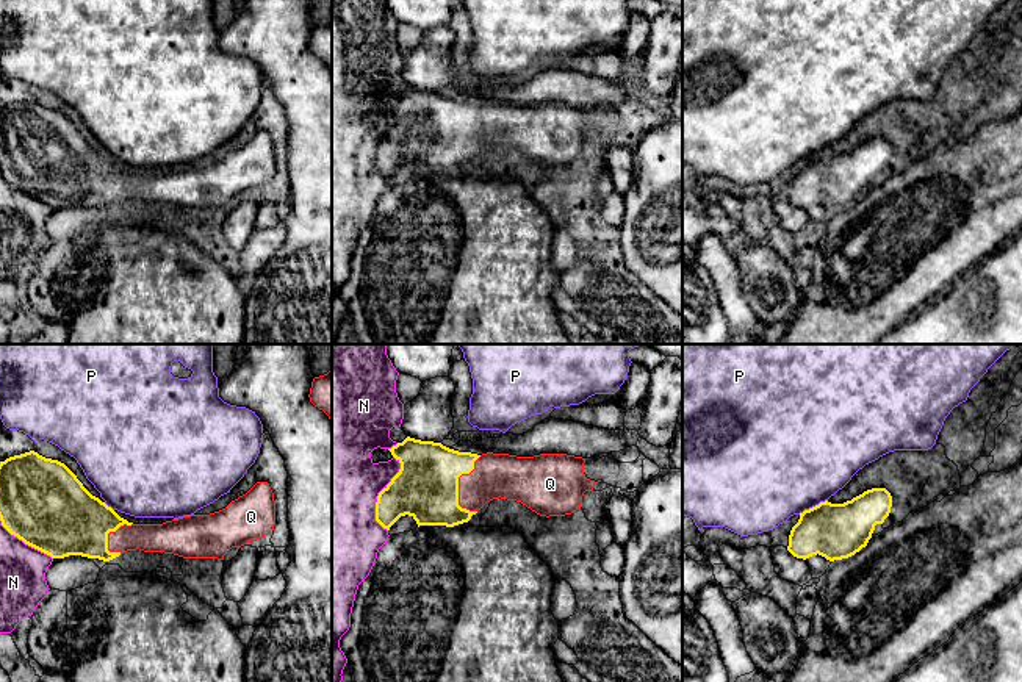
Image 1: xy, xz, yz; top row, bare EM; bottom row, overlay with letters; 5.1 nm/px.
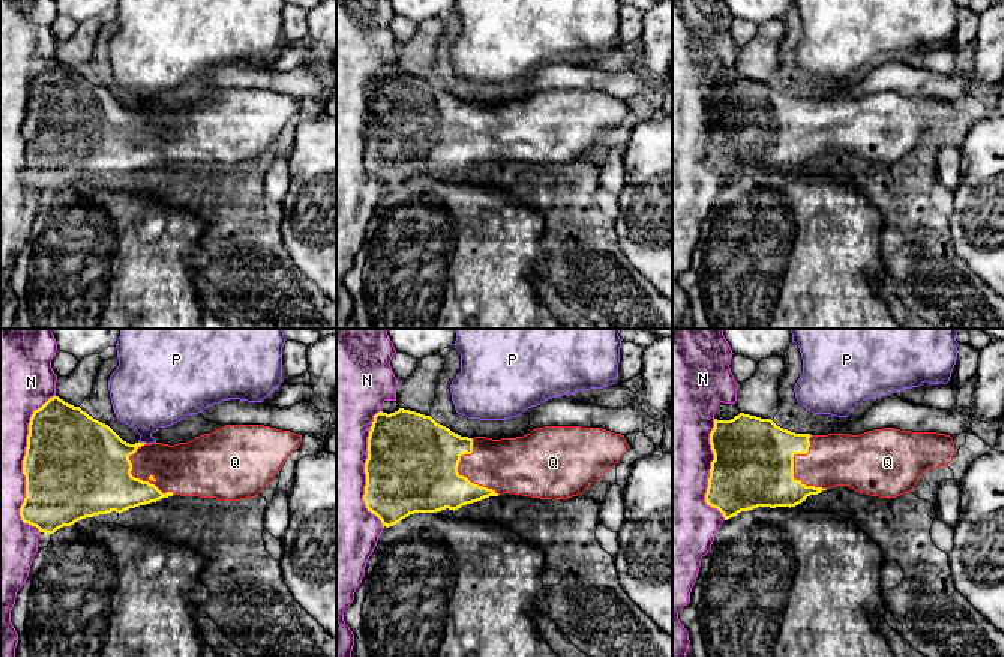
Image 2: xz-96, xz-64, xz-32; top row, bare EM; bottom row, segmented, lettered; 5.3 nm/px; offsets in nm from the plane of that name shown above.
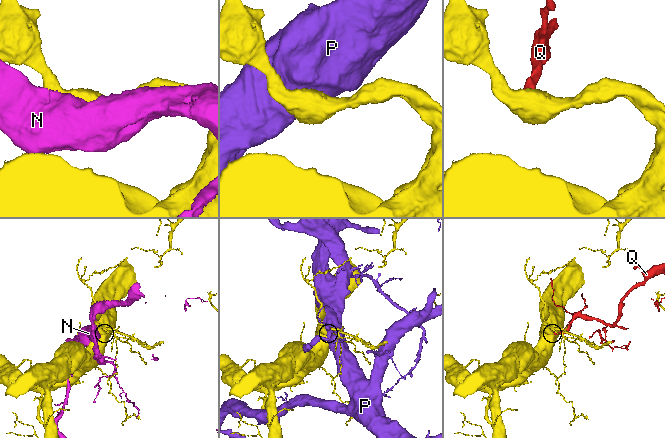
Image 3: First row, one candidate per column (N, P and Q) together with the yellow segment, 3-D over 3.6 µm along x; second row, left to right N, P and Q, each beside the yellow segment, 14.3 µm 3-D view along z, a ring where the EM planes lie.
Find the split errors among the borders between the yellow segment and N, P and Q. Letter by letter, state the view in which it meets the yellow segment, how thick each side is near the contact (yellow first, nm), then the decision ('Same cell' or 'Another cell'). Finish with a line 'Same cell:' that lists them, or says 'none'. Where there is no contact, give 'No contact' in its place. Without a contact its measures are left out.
N: Touches yellow in xz. Thickness 320 nm (yellow) against 480 nm. Another cell
P: Touches yellow in yz. Thickness 280 nm (yellow) against 500 nm. Another cell
Q: Touches yellow in xz. Thickness 320 nm (yellow) against 220 nm. Same cell
Same cell: Q

